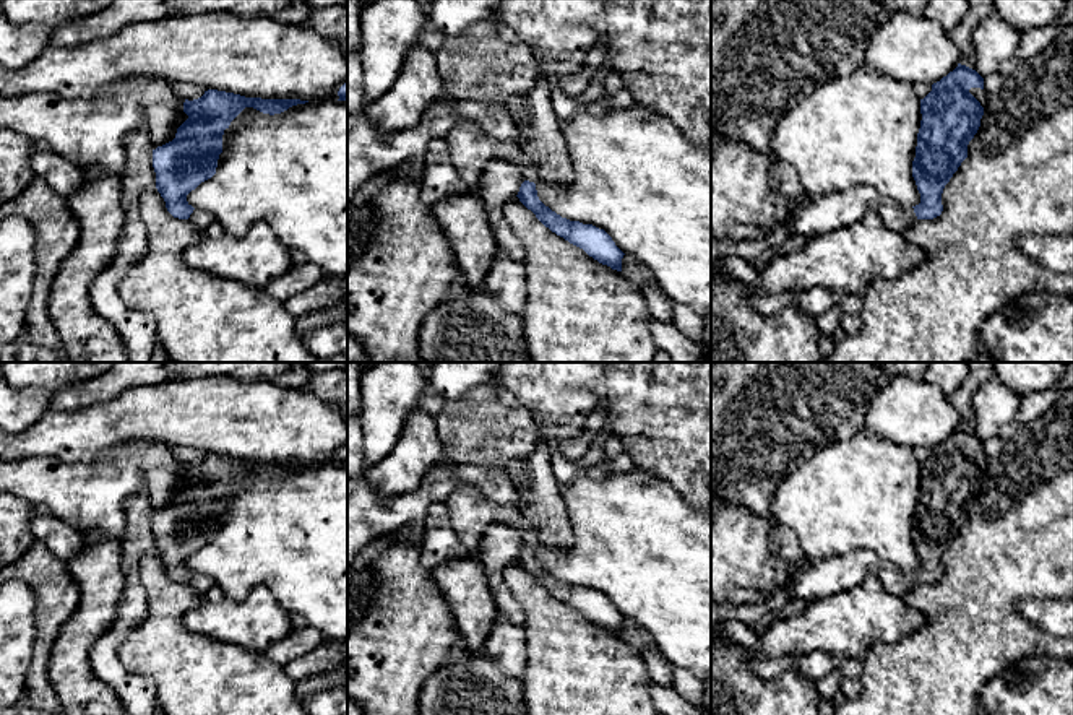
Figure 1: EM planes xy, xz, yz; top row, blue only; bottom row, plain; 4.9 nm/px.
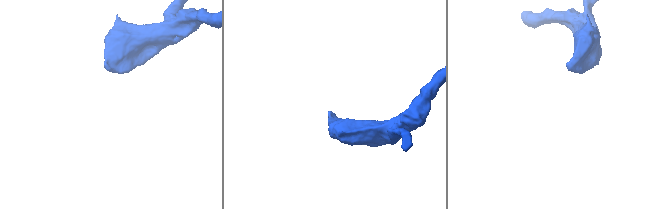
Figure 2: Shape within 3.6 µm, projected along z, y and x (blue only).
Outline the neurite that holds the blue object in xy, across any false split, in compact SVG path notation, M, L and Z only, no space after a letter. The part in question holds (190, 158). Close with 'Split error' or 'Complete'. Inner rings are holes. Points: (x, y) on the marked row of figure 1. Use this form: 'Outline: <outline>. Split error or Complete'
Outline: M208 89L193 101L185 99L183 112L188 119L172 141L153 150L156 188L167 211L205 232L214 218L205 210L195 210L187 195L216 174L224 130L245 107L274 115L305 102L308 101L245 98L218 89Z. Split error

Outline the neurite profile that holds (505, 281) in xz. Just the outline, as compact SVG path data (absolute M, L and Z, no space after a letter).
M498 254L484 280L484 288L503 309L521 314L526 302L523 260Z

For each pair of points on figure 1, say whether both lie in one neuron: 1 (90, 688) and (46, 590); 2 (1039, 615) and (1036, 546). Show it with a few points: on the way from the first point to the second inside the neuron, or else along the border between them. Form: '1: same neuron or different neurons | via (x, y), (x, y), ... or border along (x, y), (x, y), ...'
1: different neurons | border along (80, 590), (77, 608), (62, 626), (47, 660)
2: different neurons | border along (1015, 605), (1031, 623), (1052, 634)

